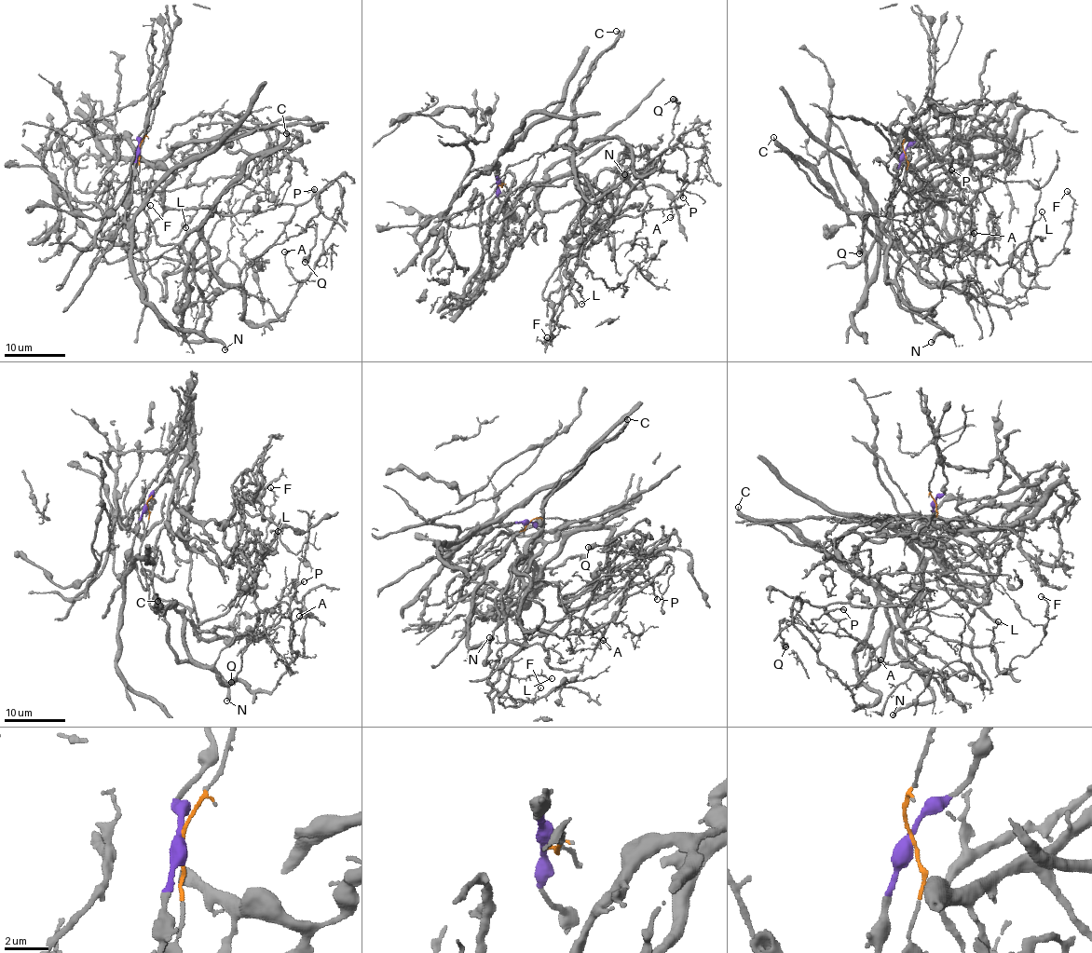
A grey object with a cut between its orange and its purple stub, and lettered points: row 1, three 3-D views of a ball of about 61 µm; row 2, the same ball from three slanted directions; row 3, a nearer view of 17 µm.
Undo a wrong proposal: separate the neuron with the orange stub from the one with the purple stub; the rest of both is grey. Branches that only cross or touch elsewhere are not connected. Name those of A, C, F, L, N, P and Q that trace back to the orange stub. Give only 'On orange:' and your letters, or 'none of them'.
On orange: A, C, F, L, N, P, Q

